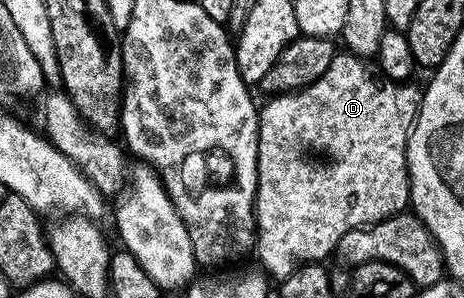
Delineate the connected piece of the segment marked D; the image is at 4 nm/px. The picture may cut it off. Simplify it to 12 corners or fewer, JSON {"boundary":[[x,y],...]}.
{"boundary":[[337,52],[259,107],[272,280],[409,205],[419,89]]}

